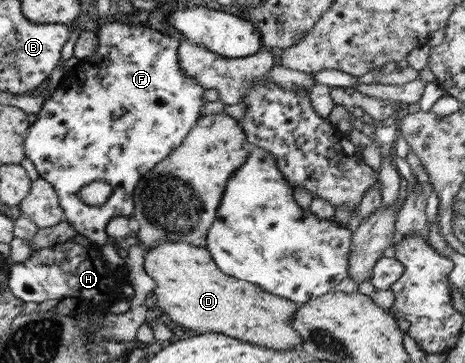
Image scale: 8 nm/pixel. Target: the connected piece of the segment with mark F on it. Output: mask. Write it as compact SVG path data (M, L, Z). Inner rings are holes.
M114 18L109 22L94 23L92 24L92 28L95 29L97 36L96 50L90 56L77 59L76 64L68 70L67 74L62 75L57 88L42 103L34 122L29 124L26 136L24 137L23 151L25 157L32 162L34 168L37 170L38 177L43 178L48 184L51 184L54 192L56 192L60 209L62 209L62 213L64 214L62 220L74 228L78 235L86 237L90 245L100 249L102 245L106 245L109 242L105 231L108 222L115 217L131 217L134 207L134 204L132 204L133 190L136 183L141 179L141 176L151 168L154 168L155 164L164 160L184 140L187 132L201 117L200 108L206 102L202 99L202 92L204 92L205 88L201 84L198 84L194 77L183 73L183 70L179 67L177 57L179 42L173 37L144 27L144 25L124 23ZM93 180L103 180L111 188L110 196L108 196L102 206L84 206L78 198L79 190Z

